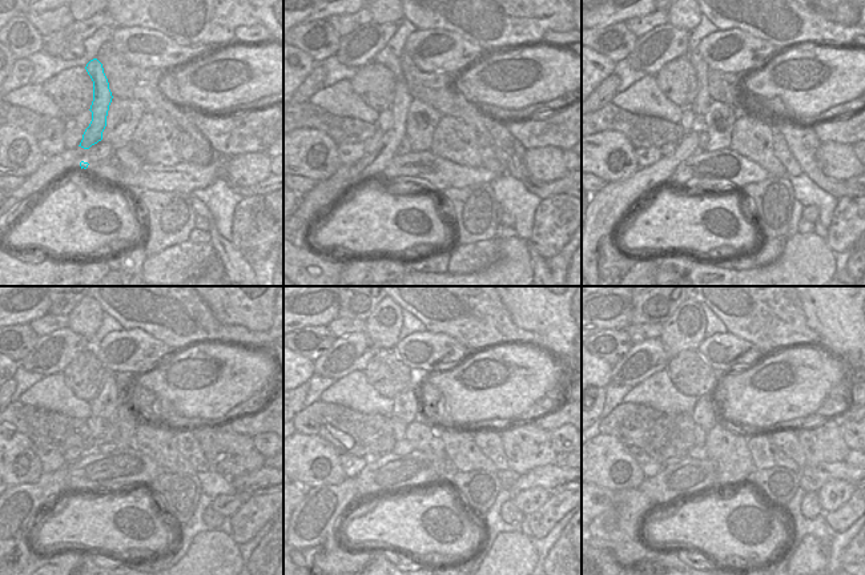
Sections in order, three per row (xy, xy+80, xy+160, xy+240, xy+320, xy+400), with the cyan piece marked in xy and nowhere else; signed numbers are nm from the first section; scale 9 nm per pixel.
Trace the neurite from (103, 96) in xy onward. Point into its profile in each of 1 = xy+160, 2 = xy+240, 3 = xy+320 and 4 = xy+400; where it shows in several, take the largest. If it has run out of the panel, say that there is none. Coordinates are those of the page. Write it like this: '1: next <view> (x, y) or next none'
1: next xy+160 (608, 209)
2: next xy+240 (16, 509)
3: next xy+320 (318, 517)
4: next xy+400 (623, 519)

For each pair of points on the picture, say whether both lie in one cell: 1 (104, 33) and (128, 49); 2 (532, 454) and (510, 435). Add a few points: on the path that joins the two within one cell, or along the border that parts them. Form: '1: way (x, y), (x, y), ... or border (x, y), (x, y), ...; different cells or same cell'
1: border (116, 28), (108, 41); different cells
2: way (527, 449), (515, 439); same cell

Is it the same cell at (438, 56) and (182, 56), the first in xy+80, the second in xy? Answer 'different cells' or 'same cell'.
same cell

